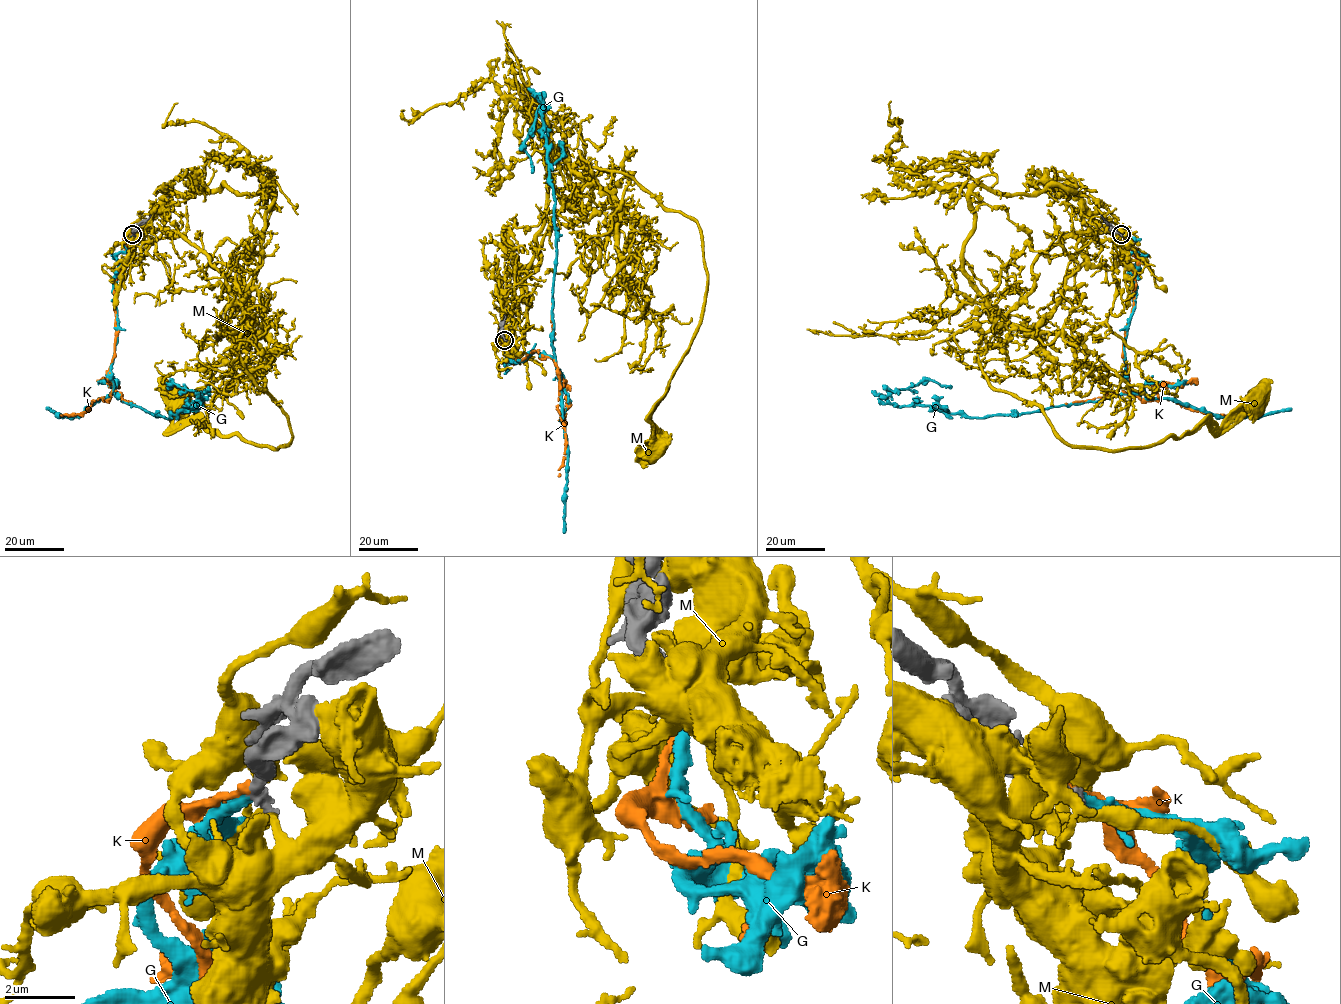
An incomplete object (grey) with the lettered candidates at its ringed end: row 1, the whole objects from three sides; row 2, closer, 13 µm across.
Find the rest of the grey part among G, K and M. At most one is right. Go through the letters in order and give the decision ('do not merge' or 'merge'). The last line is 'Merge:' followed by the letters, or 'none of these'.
G: merge
K: do not merge
M: do not merge
Merge: G

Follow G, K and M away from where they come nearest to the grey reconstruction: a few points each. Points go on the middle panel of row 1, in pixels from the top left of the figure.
G: (505, 340), (505, 362), (536, 352), (554, 357), (555, 203), (541, 101), (524, 142), (532, 173)
K: (504, 339), (502, 349), (514, 354), (514, 361), (535, 351), (554, 360), (565, 431), (558, 476)
M: (507, 340), (541, 239), (583, 217), (584, 170), (630, 176), (697, 223), (707, 275), (657, 445)

